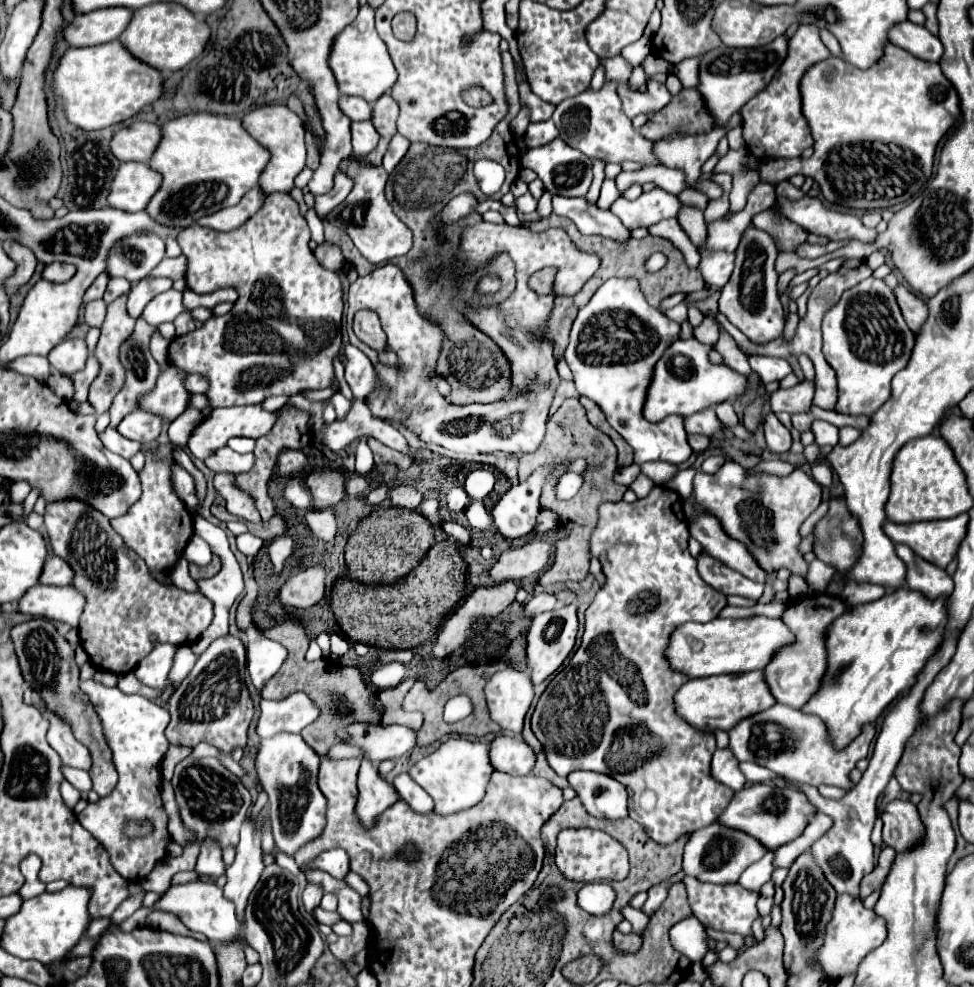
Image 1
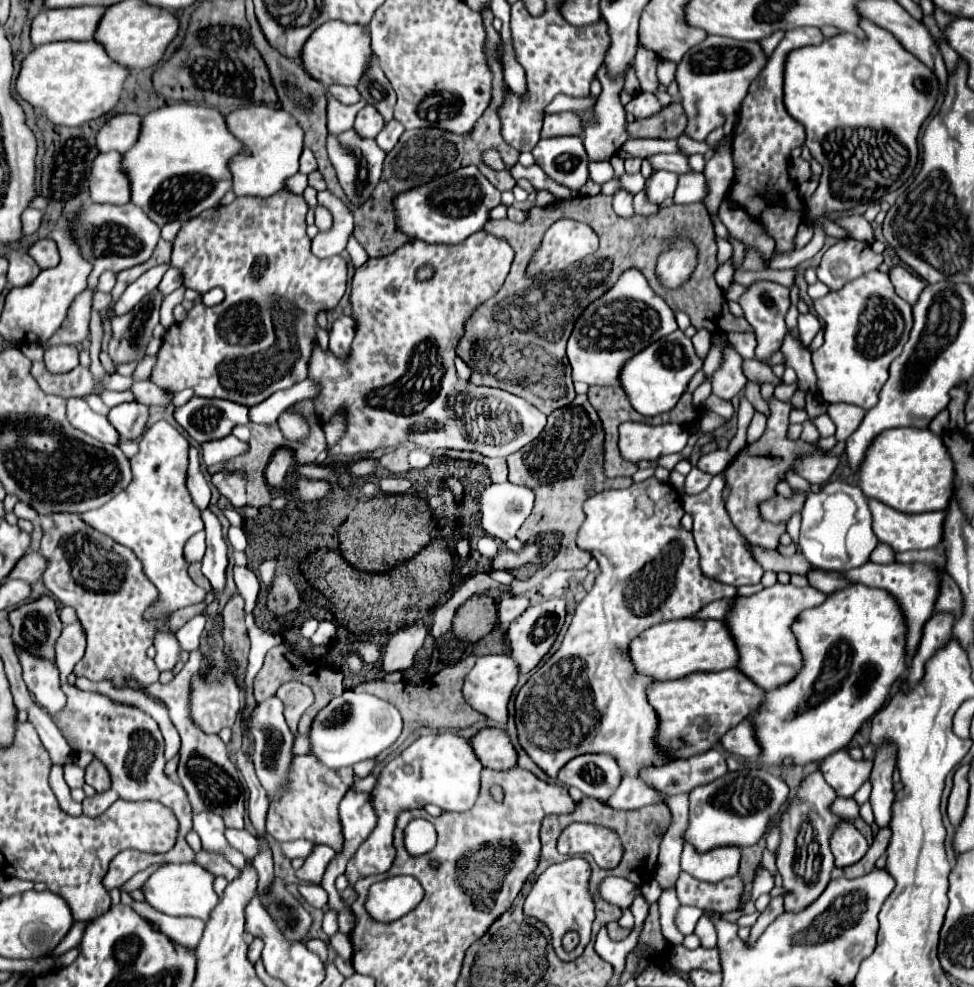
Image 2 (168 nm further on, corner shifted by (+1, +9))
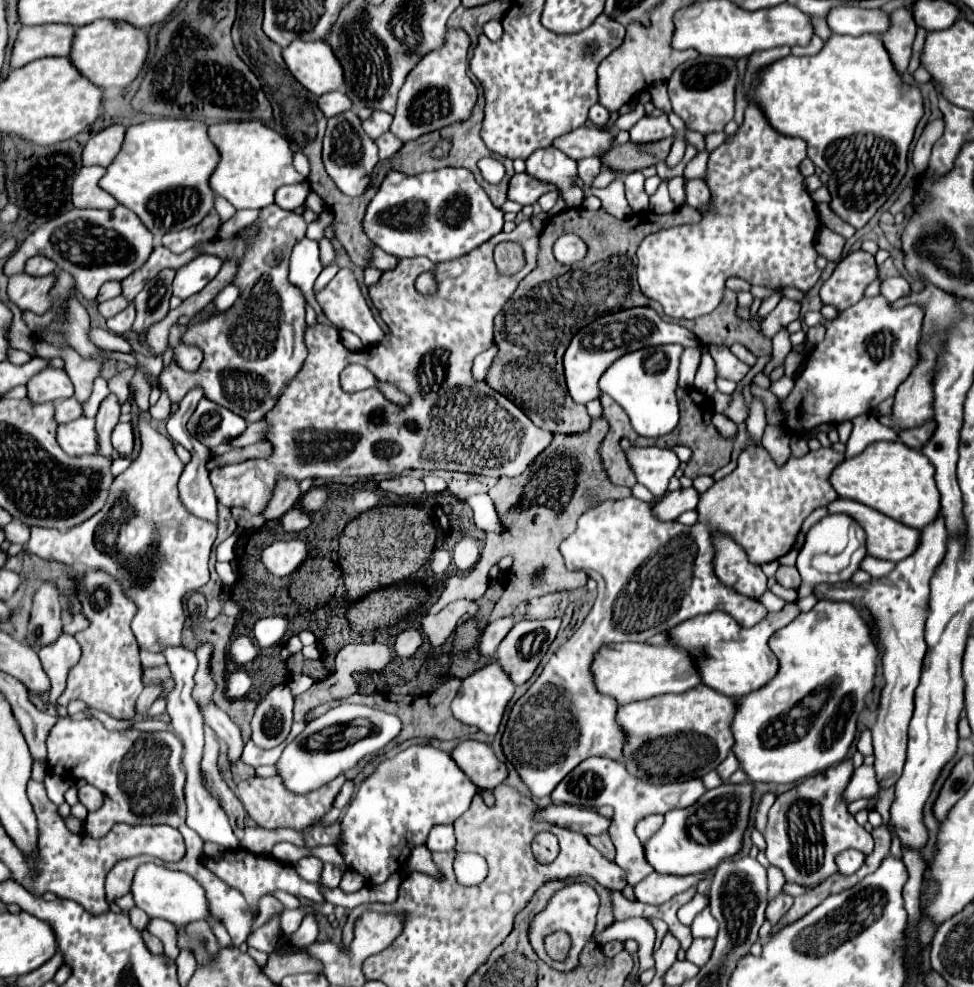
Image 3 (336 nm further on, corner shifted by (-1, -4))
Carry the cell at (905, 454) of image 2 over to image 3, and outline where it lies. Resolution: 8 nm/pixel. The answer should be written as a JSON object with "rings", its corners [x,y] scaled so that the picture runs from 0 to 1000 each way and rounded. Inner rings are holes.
{"rings":[[[903,447],[891,451],[883,461],[862,469],[854,483],[854,493],[862,504],[887,510],[932,534],[949,536],[965,522],[965,499],[959,487],[959,473],[947,457],[926,447]]]}

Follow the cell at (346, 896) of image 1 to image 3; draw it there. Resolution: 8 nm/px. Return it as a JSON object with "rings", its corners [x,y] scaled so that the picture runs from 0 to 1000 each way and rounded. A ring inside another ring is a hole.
{"rings":[[[425,755],[417,761],[411,761],[407,767],[396,769],[388,775],[388,779],[370,795],[361,814],[357,816],[351,830],[351,846],[353,858],[351,866],[355,876],[368,882],[380,897],[394,895],[402,884],[411,882],[415,872],[421,868],[421,862],[427,856],[433,856],[441,844],[441,840],[450,834],[466,834],[485,814],[489,805],[489,795],[478,789],[476,781],[468,777],[468,771],[462,763],[448,759],[444,755]]]}

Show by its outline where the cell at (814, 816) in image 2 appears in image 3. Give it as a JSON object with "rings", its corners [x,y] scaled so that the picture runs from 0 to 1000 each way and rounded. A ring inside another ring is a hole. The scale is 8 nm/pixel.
{"rings":[[[869,769],[815,795],[793,816],[784,844],[784,850],[789,854],[786,868],[791,876],[799,878],[805,884],[807,893],[821,889],[850,889],[858,884],[860,878],[856,874],[856,868],[869,860],[881,860],[887,866],[895,864],[895,846],[877,832],[877,828],[869,822],[869,814],[862,810],[862,803],[871,795],[875,781],[875,771]]]}

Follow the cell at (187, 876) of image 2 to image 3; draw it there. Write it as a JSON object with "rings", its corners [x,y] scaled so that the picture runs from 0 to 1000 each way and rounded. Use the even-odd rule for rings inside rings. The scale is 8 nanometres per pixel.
{"rings":[[[158,874],[144,876],[136,893],[136,907],[138,907],[140,919],[150,923],[150,927],[170,931],[181,939],[191,939],[193,935],[205,933],[205,931],[218,931],[218,925],[214,923],[211,903],[201,891],[197,891],[187,882],[177,882]]]}

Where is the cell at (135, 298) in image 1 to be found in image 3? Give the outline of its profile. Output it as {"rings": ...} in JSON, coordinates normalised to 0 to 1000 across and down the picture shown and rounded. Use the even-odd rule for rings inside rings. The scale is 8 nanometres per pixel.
{"rings":[[[133,307],[127,315],[123,315],[121,319],[117,319],[117,321],[111,323],[111,333],[115,337],[121,337],[121,339],[131,337],[133,331],[136,331],[136,327],[138,327],[138,321],[140,321],[140,311],[138,311],[138,307]]]}

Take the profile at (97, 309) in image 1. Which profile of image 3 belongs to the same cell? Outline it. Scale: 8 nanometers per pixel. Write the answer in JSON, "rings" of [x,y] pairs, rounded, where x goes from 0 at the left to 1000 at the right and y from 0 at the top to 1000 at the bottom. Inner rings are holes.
{"rings":[[[123,299],[123,301],[115,303],[115,305],[107,305],[107,307],[103,307],[103,309],[101,309],[101,315],[103,315],[103,319],[105,319],[105,321],[113,323],[115,319],[123,317],[123,315],[125,315],[129,309],[131,309],[131,305],[129,305],[129,303]]]}

